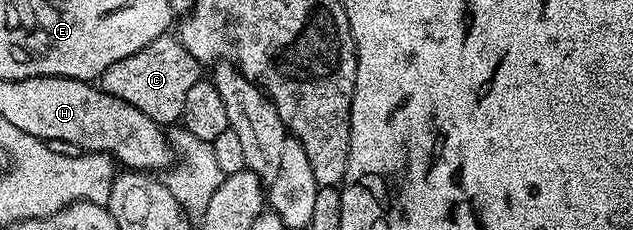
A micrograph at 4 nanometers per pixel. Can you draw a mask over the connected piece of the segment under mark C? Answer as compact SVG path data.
M167 33L144 45L144 49L132 53L132 57L124 57L124 61L116 61L116 65L108 65L100 77L100 87L112 97L140 109L141 113L146 113L158 124L177 124L182 118L188 89L192 89L192 85L196 85L203 75L203 68L196 57L184 49L177 37Z

